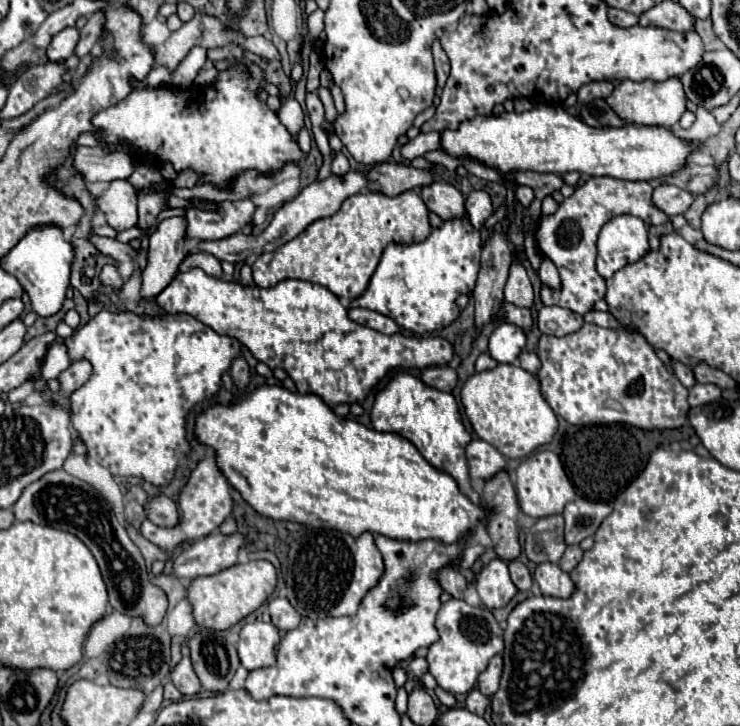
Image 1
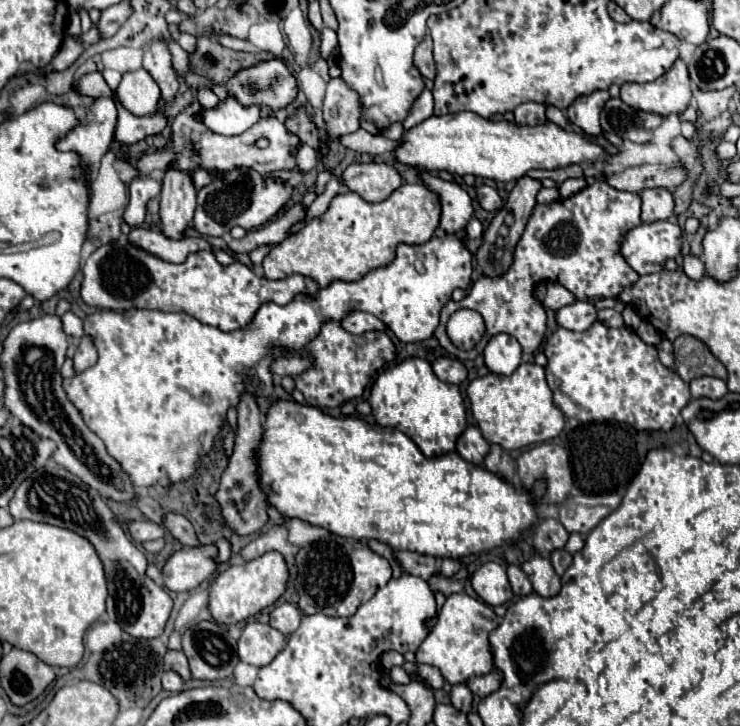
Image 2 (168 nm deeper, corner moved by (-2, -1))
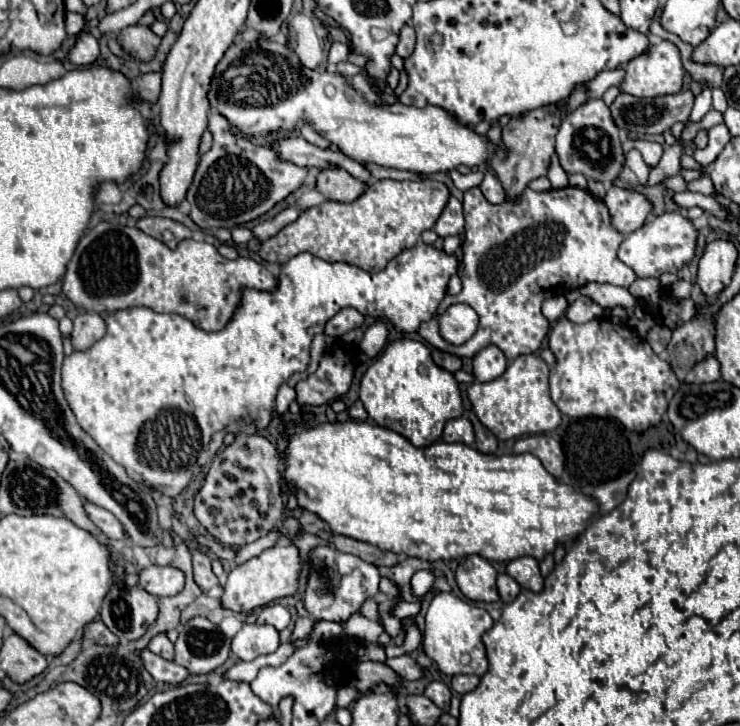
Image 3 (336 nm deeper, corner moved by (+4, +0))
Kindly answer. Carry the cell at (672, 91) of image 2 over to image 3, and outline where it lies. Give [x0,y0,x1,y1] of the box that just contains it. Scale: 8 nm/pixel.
[623,40,685,98]

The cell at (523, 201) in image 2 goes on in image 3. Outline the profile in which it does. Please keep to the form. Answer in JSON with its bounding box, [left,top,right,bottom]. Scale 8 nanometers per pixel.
[491,84,589,200]

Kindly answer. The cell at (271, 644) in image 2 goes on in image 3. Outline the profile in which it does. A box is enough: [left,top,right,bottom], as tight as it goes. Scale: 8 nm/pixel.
[231,624,279,660]

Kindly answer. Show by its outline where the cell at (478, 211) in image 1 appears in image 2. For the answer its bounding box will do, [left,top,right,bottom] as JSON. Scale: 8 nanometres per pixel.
[477,185,503,211]

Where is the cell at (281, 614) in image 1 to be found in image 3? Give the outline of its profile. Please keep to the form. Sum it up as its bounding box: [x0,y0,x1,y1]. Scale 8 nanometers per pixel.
[257,604,291,630]

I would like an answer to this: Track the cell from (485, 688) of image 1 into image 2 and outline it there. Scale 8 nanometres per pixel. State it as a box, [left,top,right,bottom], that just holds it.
[467,669,503,697]

